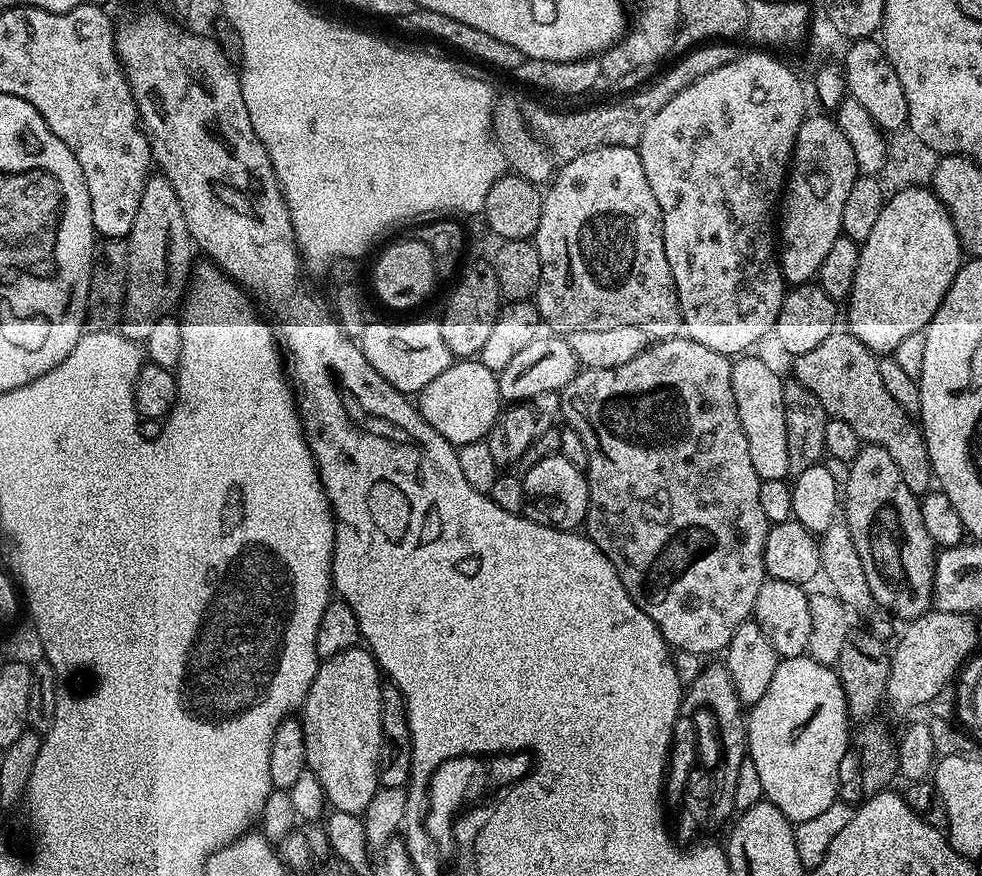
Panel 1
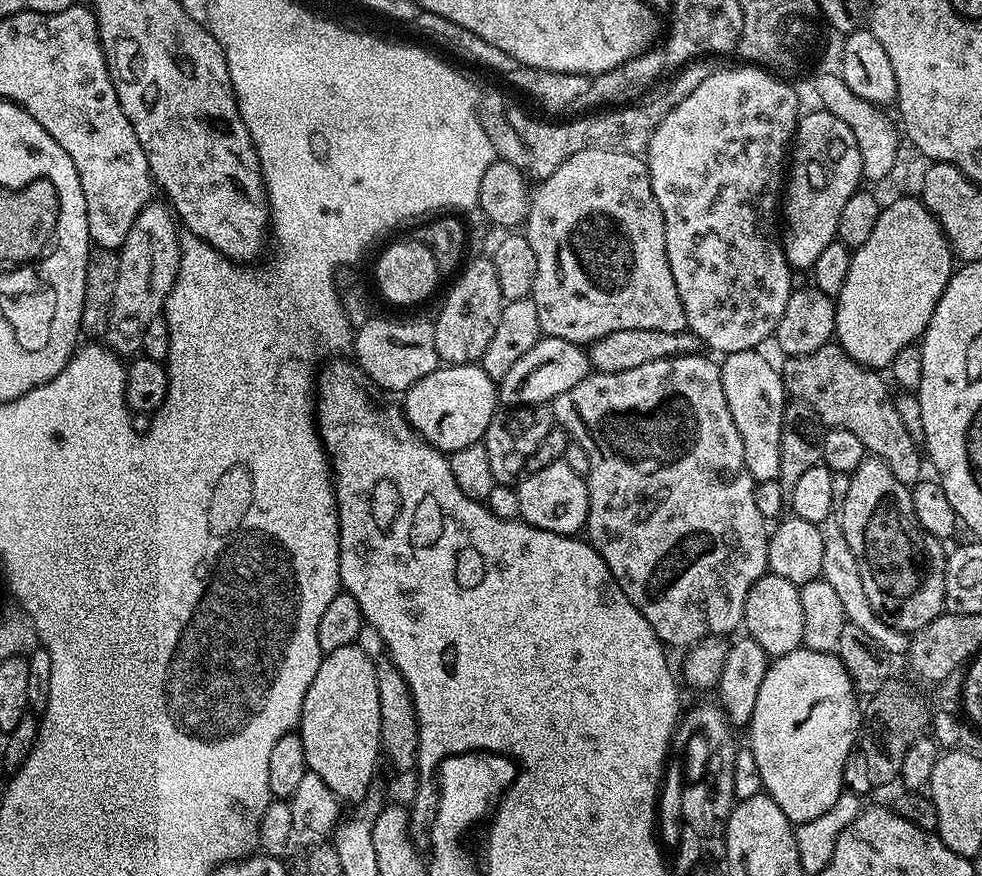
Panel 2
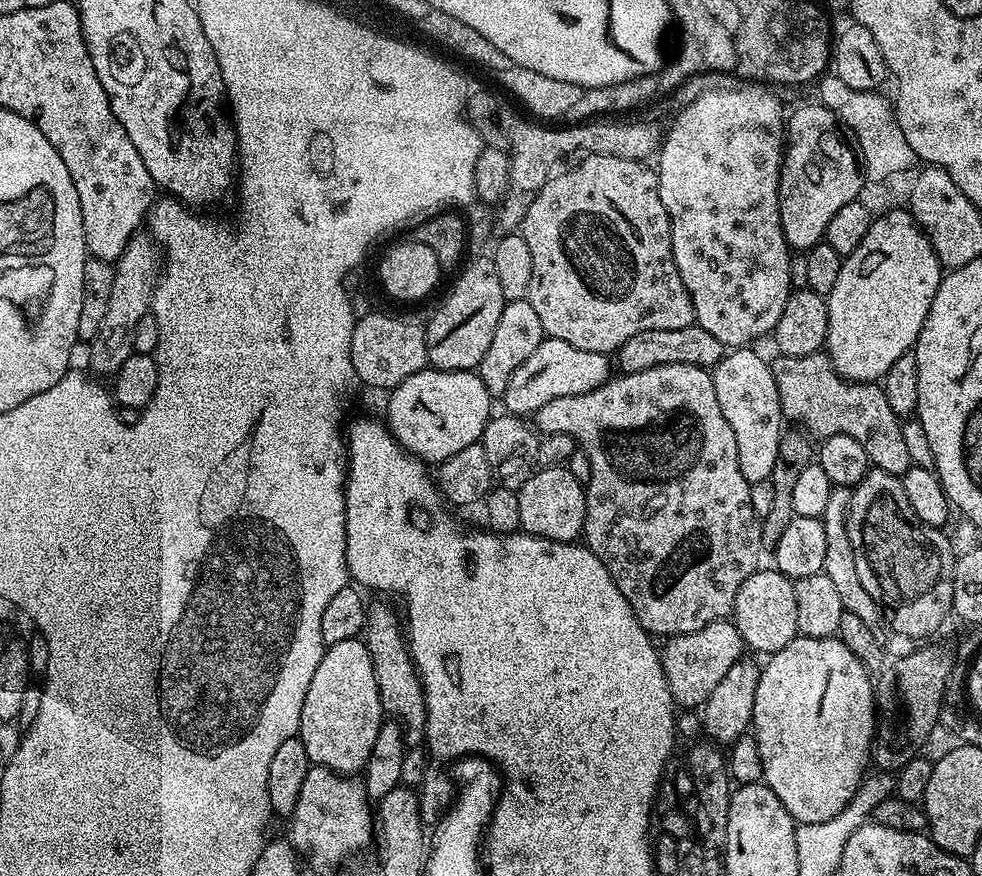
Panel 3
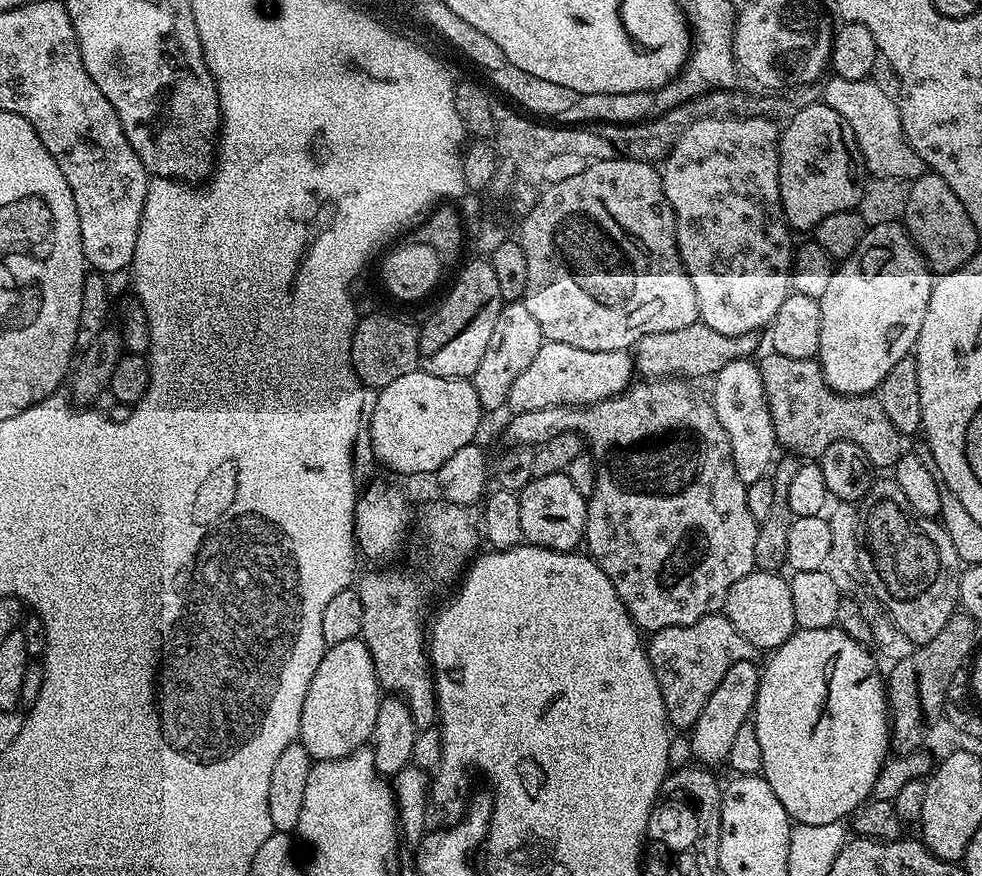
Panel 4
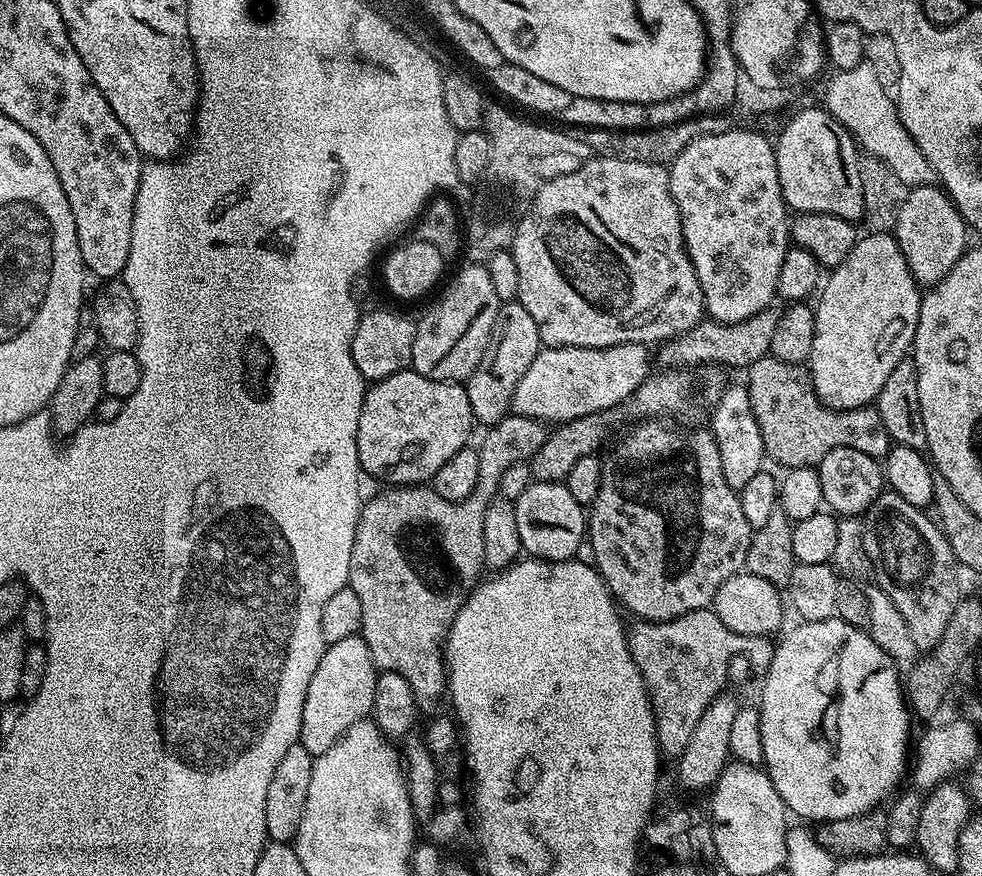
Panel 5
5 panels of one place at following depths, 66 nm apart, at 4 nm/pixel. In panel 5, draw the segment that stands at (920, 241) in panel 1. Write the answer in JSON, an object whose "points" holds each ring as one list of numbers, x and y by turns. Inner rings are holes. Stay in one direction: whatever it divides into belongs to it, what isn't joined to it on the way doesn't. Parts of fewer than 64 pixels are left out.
{"points":[[869,231,865,235,857,239,842,263,827,273,818,292,820,301,814,304,814,346,810,346,806,367,818,398,827,408,850,410,871,405,886,383,890,370,898,366,903,356,909,355,912,339,916,337,921,285,910,274,906,258,891,231]]}

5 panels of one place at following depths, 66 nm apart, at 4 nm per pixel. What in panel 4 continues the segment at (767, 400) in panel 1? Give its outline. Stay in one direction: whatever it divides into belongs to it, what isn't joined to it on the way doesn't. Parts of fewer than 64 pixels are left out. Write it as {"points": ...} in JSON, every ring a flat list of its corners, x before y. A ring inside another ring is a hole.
{"points":[[752,358,726,362,726,366,716,372,714,383,710,393,712,409,718,414,718,422,722,422,722,430,726,430,726,438,730,440,730,454,738,478,746,486,765,479,773,467,778,445,764,397,759,363]]}

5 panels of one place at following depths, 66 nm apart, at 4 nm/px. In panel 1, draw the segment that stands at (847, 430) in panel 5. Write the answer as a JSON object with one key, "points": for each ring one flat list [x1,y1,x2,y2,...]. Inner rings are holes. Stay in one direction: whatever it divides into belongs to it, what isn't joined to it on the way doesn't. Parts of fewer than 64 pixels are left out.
{"points":[[837,330,820,345,814,346,814,350,806,350,806,354,795,357,791,361,791,375,802,386,806,386,806,390,810,390,818,402,822,402,829,417,848,422,864,444,877,444,885,448,890,458,894,458,898,470,902,470,906,486,910,486,910,490,919,498,934,484,924,434,914,416,907,413,886,390,882,382,885,373,876,360,879,360,877,353,858,342,853,332]]}

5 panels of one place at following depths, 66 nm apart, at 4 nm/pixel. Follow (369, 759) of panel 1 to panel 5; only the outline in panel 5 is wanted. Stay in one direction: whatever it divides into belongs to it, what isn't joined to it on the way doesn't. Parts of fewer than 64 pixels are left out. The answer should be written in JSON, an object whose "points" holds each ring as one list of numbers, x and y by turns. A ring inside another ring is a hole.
{"points":[[363,636,342,638,342,642,334,642,325,647,322,662,318,662,314,678,310,678,310,690,306,690,298,741,306,746,313,758,330,750,330,746,334,746,334,742,338,742,342,734,350,730,350,726,372,712,377,675,378,669,372,662,372,655]]}

